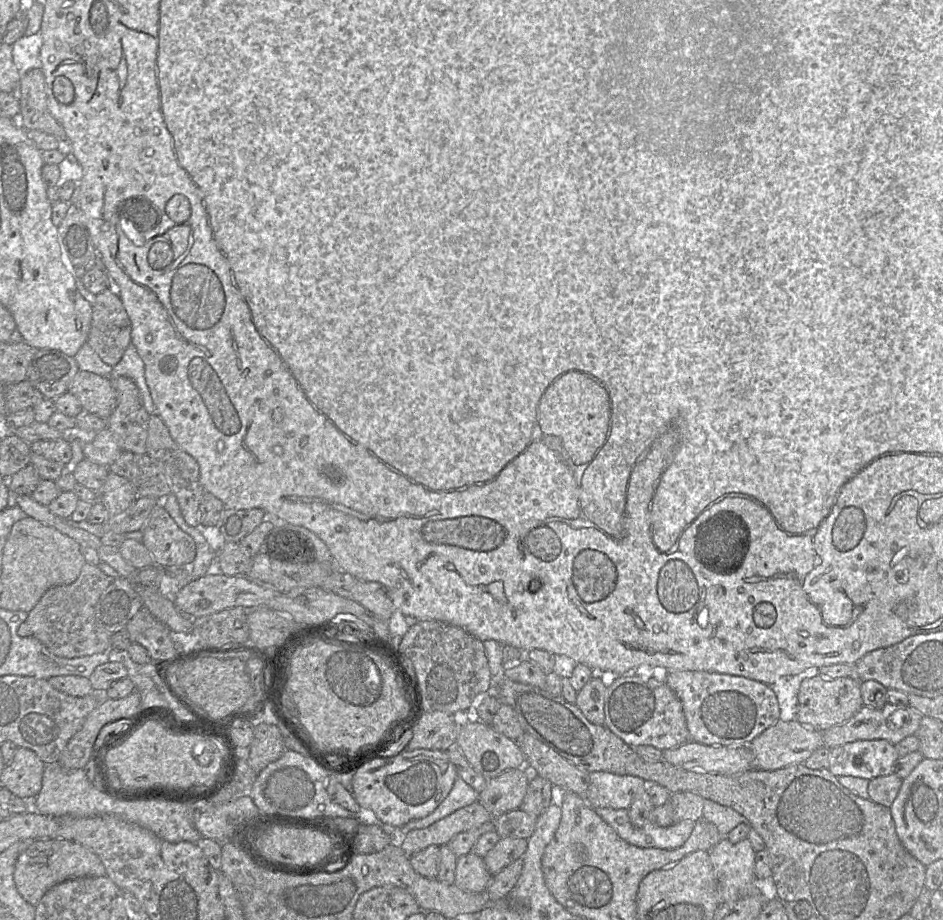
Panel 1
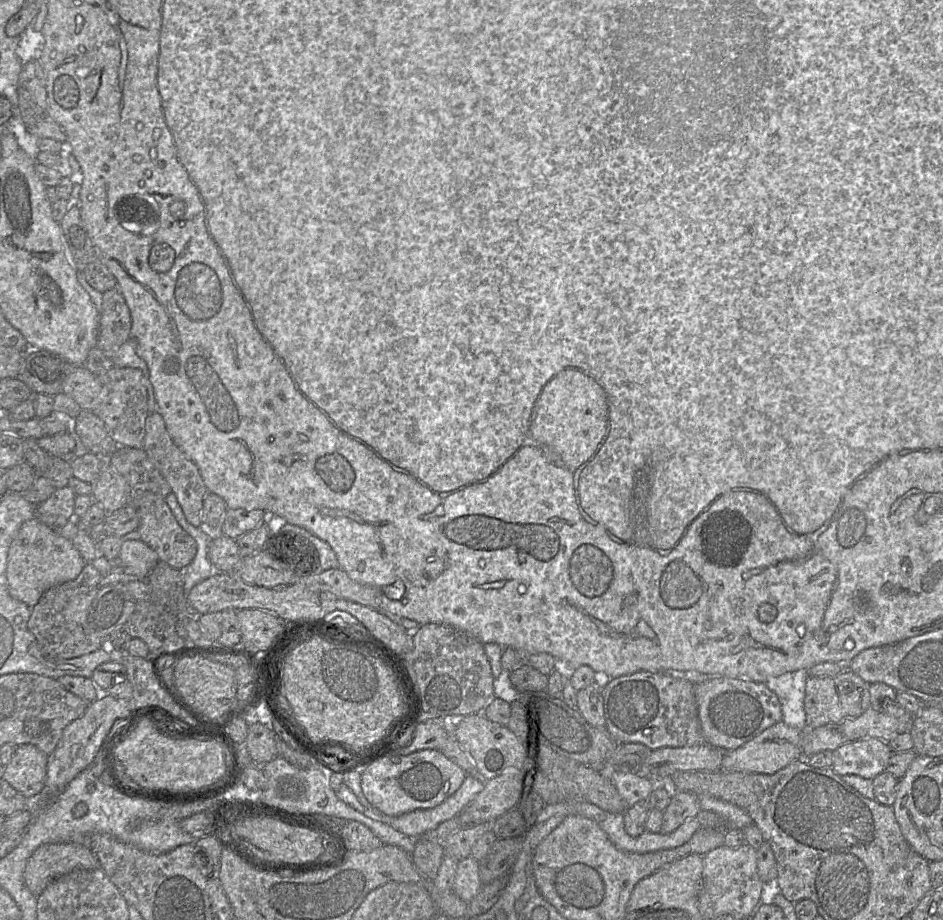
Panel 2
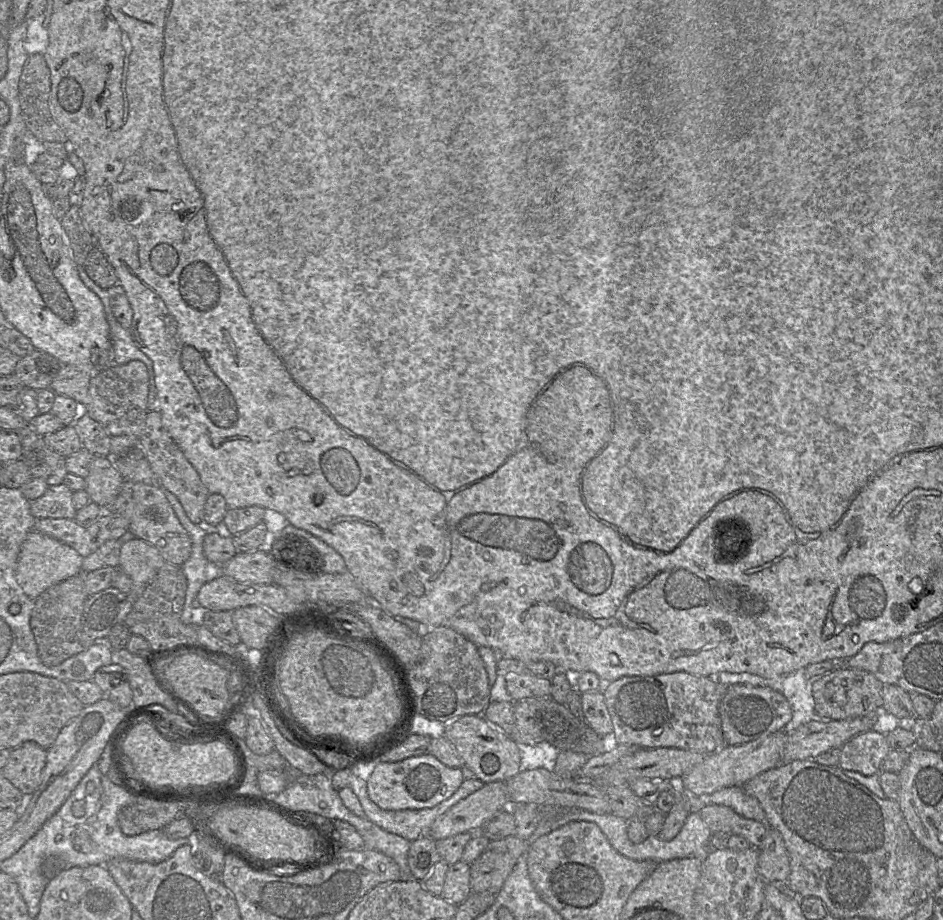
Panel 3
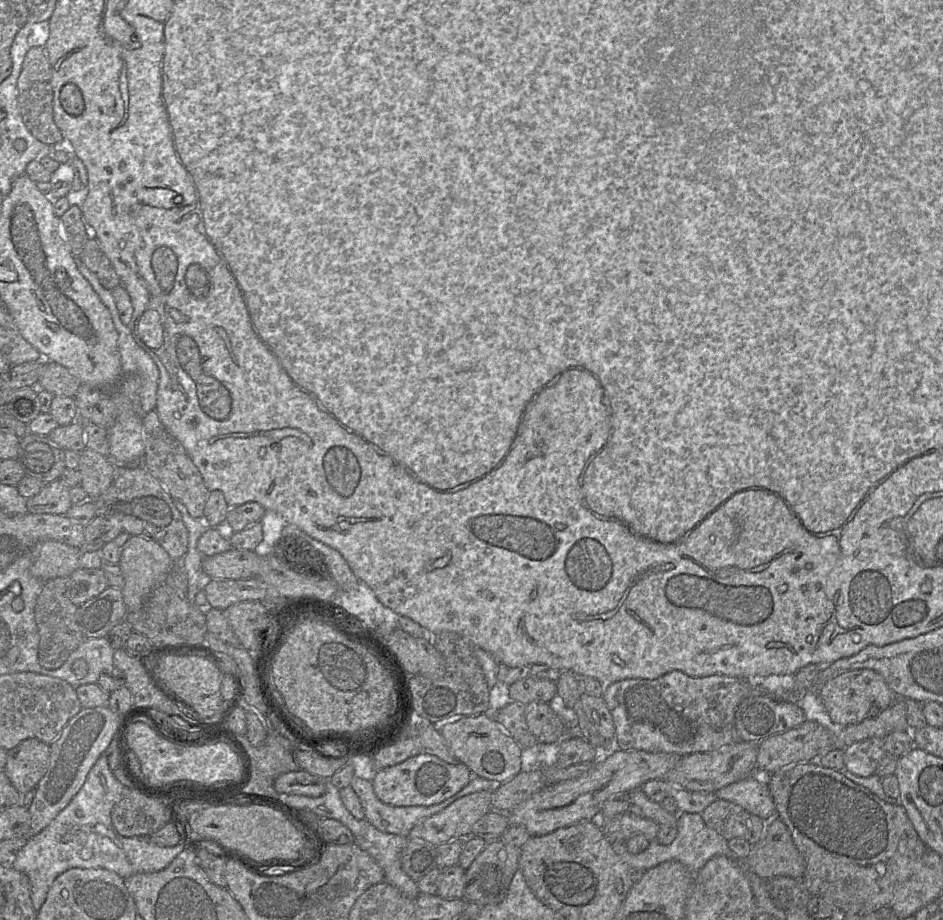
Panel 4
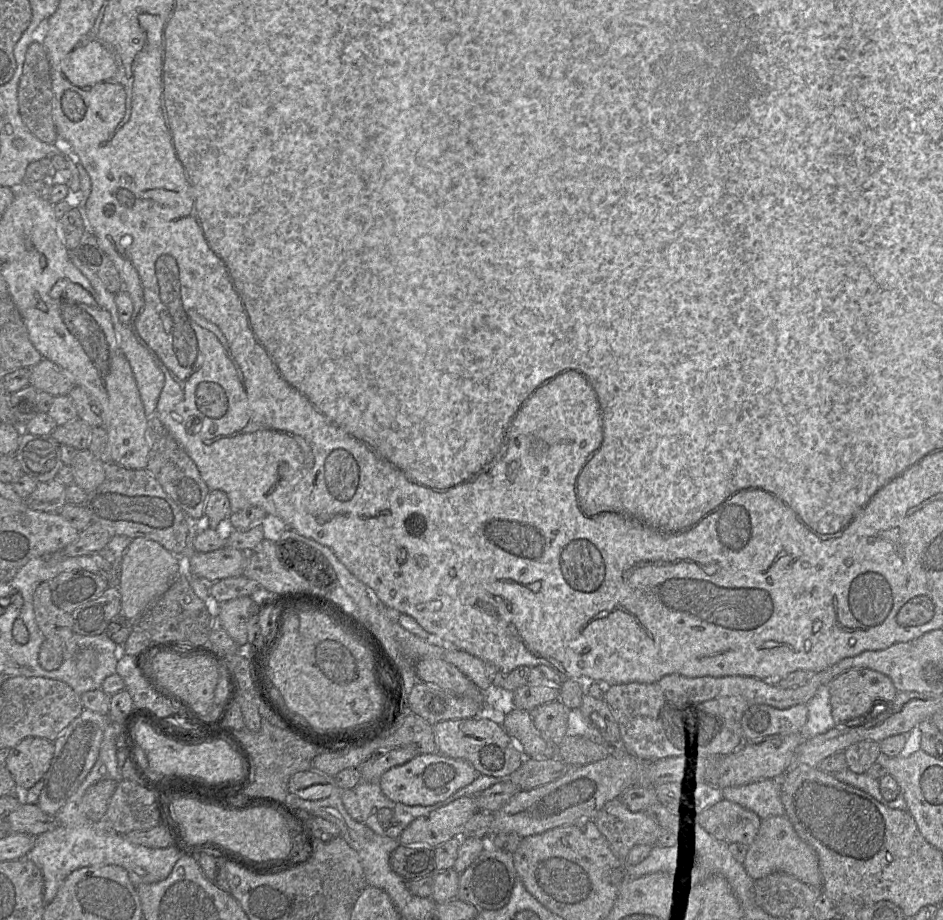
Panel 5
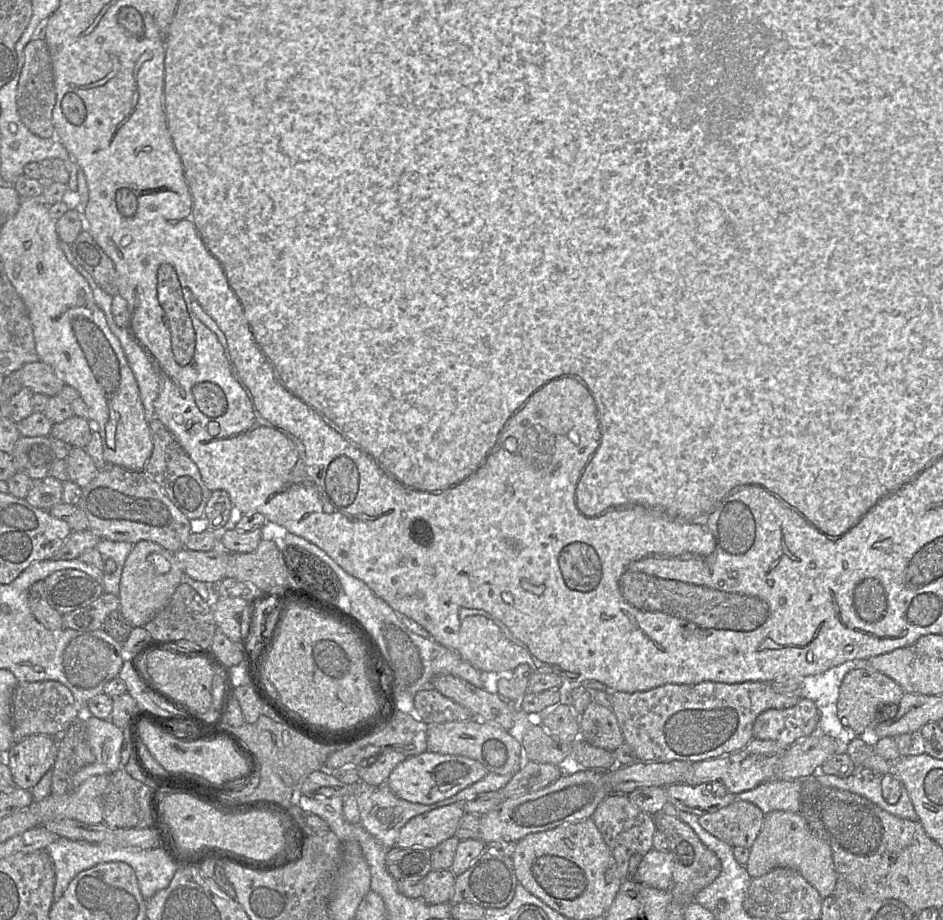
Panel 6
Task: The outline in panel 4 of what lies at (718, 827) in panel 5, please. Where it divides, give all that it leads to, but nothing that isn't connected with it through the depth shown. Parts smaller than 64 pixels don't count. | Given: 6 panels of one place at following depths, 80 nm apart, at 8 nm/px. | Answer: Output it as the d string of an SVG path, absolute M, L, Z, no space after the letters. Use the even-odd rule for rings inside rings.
M717 799L700 813L705 824L727 841L742 838L756 844L763 836L767 822L747 812L738 804Z

